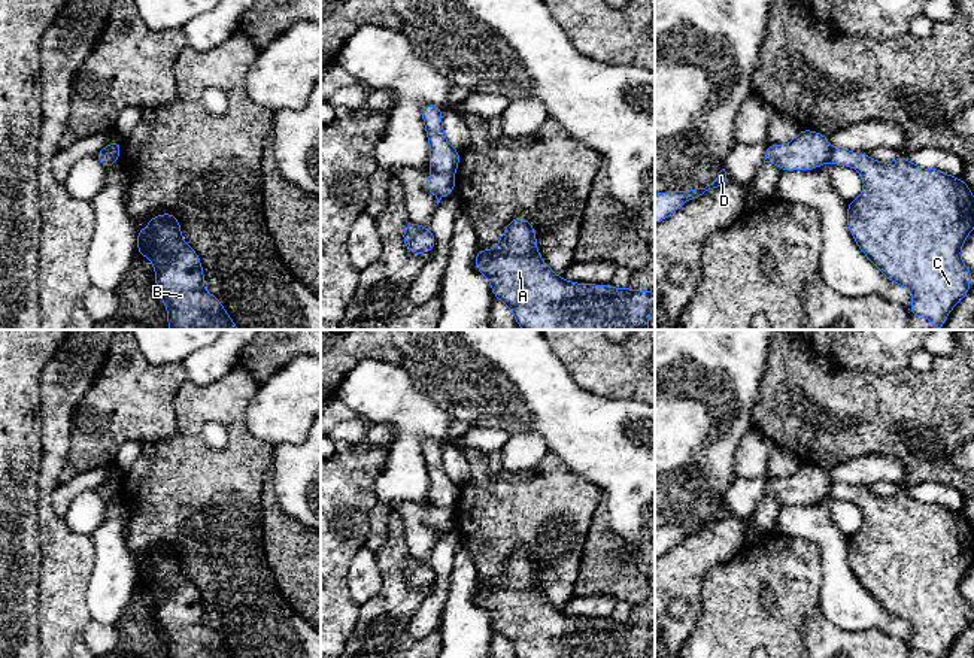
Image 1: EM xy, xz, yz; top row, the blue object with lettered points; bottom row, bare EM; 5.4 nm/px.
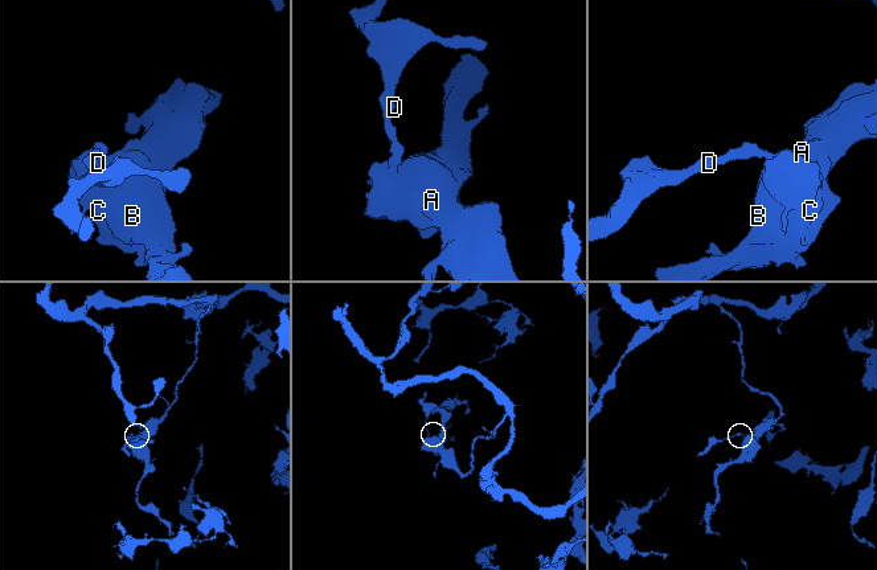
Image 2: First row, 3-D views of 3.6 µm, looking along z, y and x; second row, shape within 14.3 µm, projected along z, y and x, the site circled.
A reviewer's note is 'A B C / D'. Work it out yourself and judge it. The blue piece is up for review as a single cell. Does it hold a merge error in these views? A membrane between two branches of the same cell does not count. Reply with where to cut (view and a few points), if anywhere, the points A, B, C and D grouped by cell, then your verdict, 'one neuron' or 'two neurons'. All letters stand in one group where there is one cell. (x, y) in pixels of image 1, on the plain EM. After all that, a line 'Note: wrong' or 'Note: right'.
xz (433, 505), (452, 509) | A B C / D | two neurons
Note: right

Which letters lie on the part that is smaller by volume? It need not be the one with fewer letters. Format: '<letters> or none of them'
D

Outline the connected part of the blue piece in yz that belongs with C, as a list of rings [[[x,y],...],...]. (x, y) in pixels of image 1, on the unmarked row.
[[[832,483],[834,500],[856,503],[864,513],[864,525],[847,537],[847,561],[865,591],[893,618],[908,622],[913,628],[910,649],[926,652],[932,658],[944,658],[952,643],[970,627],[973,604],[961,594],[961,582],[974,563],[974,530],[970,521],[938,503],[922,503],[905,491],[880,497],[867,488],[849,483]]]

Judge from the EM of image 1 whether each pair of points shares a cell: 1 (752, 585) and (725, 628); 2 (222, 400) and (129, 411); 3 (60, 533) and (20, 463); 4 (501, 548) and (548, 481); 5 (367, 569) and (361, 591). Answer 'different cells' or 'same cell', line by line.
1: same cell
2: different cells
3: different cells
4: same cell
5: same cell

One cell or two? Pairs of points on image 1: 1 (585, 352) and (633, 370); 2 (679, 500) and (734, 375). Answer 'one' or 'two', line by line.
1: one
2: one

